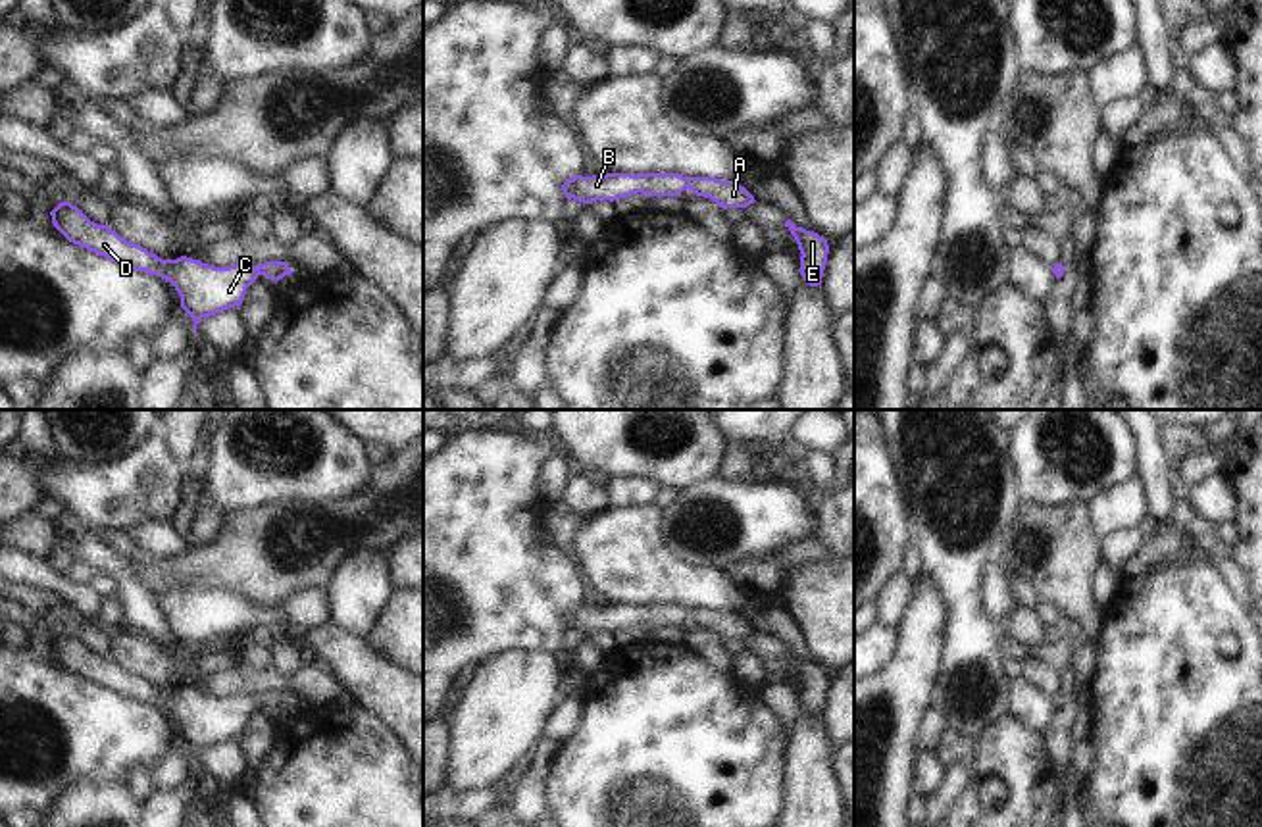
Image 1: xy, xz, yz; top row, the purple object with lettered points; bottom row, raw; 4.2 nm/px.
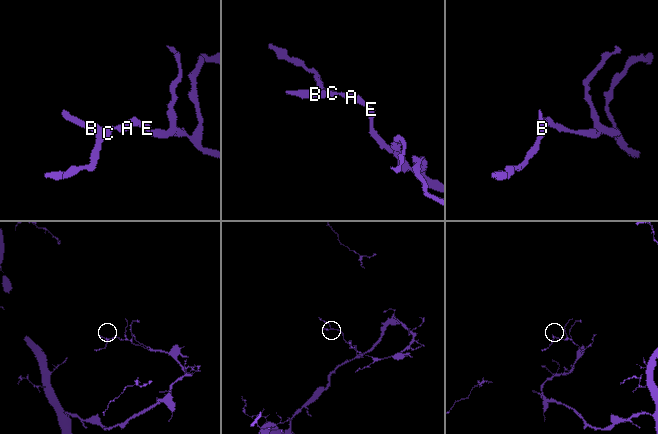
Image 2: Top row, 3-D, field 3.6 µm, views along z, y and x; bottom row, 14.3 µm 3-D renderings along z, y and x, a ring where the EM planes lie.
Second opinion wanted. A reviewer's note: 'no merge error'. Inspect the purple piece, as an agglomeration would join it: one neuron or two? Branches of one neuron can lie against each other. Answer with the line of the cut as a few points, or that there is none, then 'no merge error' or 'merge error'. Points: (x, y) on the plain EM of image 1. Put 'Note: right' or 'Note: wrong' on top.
Note: right
no cut; no merge error

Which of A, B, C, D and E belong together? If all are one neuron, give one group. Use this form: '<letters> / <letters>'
A B C D E

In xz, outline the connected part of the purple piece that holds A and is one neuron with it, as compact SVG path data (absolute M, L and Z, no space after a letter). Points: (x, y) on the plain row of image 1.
M606 604L602 608L575 606L562 615L568 631L593 635L596 631L619 631L635 623L650 627L681 627L689 619L696 627L714 631L719 639L746 639L754 627L739 612L716 608L683 608L681 604Z

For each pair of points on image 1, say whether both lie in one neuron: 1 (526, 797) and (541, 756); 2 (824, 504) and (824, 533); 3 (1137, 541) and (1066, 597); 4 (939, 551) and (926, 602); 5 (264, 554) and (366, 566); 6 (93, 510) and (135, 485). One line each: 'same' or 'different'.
1: same
2: same
3: different
4: different
5: different
6: same

